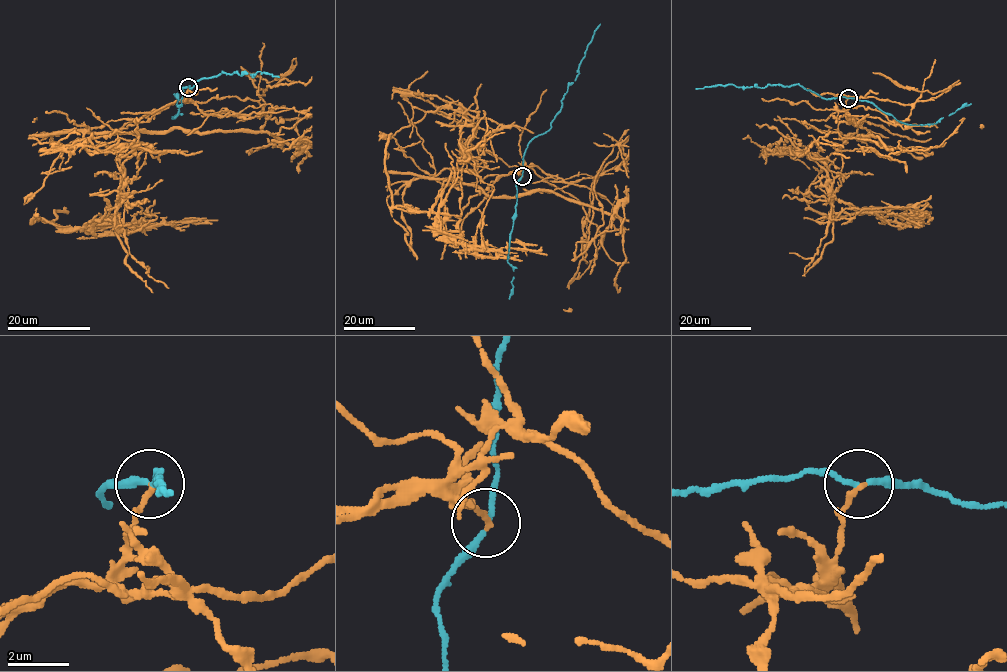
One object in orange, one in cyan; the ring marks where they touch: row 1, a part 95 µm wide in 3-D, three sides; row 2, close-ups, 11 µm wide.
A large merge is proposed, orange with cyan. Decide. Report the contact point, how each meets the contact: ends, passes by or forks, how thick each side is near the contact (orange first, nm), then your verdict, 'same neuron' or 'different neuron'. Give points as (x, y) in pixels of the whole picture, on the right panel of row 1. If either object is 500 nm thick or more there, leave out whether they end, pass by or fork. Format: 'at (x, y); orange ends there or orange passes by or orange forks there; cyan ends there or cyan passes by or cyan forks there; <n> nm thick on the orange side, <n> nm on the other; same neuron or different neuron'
at (848, 98); orange ends there; cyan passes by; 170 nm thick on the orange side, 160 nm on the other; different neuron

